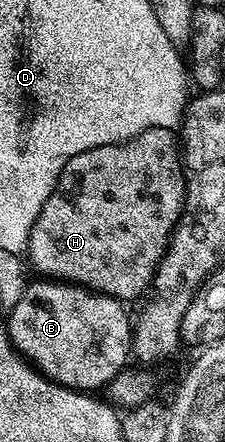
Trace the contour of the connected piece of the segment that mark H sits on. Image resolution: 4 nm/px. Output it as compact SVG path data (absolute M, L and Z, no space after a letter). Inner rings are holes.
M149 126L125 142L111 142L78 152L78 156L68 161L50 200L46 200L28 234L26 258L40 273L37 275L82 286L95 294L118 298L125 304L153 285L153 279L161 269L160 261L165 261L172 235L185 209L182 146L177 135L175 138L172 134L175 133L167 126Z

